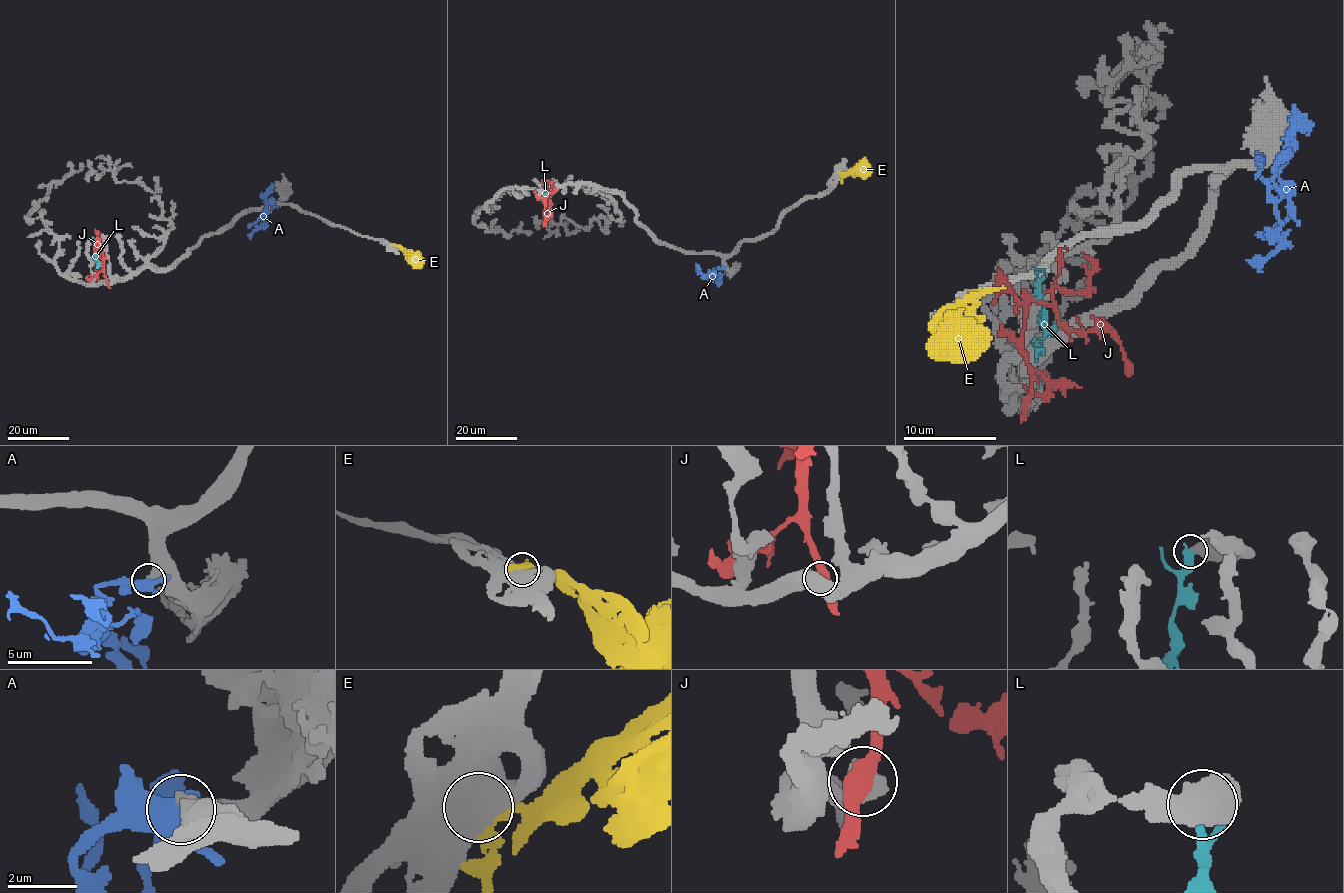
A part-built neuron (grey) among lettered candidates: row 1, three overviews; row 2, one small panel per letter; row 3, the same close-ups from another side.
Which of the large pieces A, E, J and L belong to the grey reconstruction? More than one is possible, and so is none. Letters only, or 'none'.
none

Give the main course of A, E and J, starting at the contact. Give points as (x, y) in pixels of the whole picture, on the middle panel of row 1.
A: (722, 267), (713, 269), (713, 275), (704, 275), (696, 264)
E: (840, 173), (868, 173), (871, 168)
J: (554, 191), (550, 193), (550, 212), (543, 223), (546, 225)

